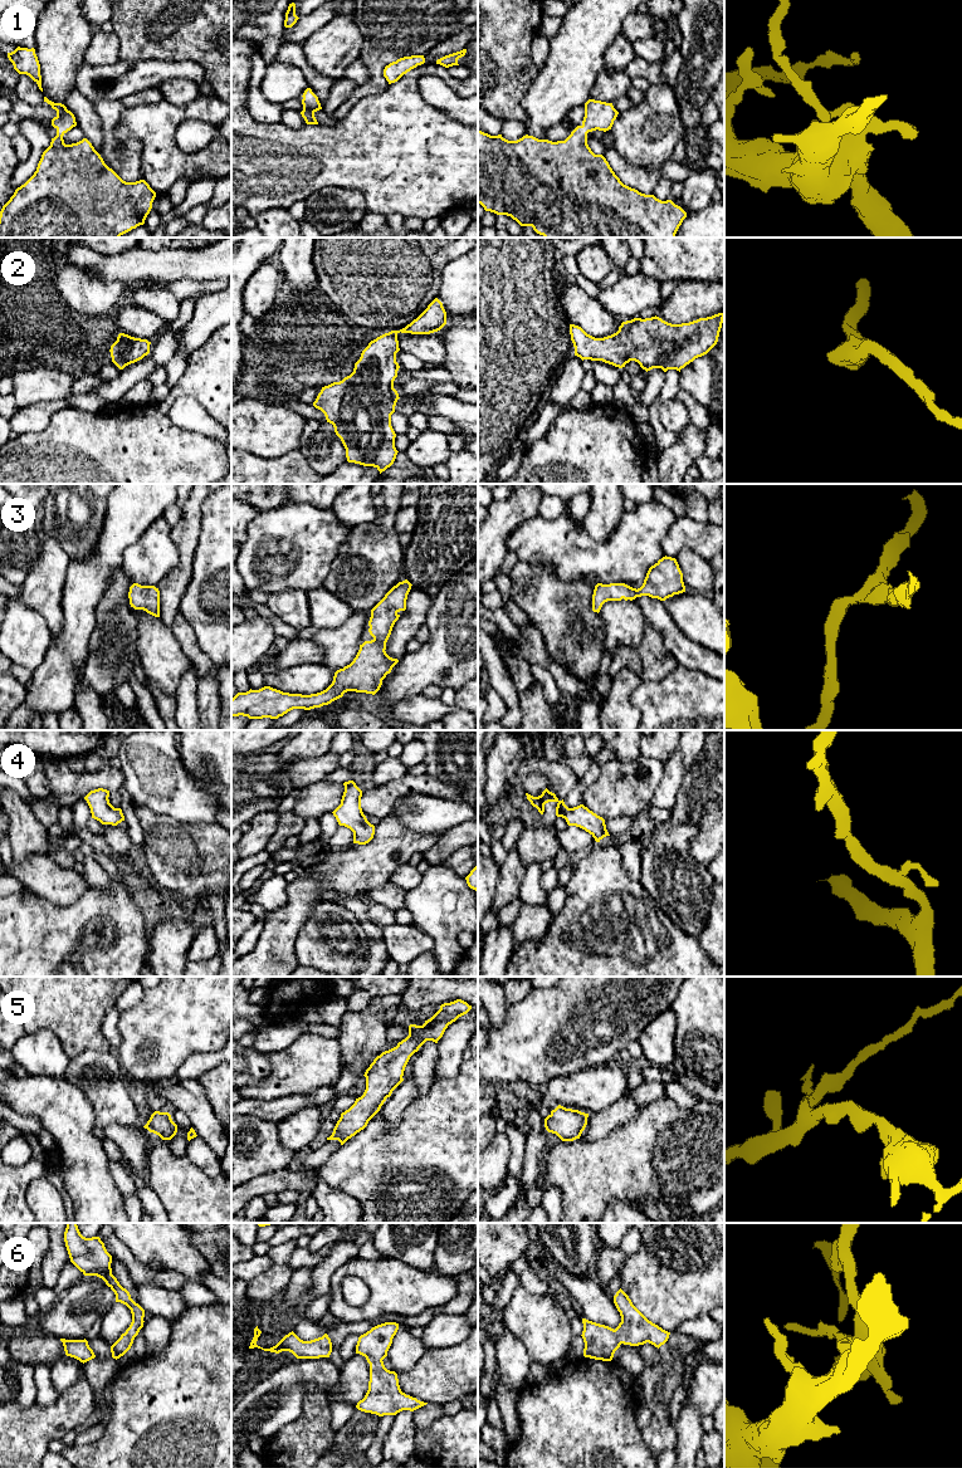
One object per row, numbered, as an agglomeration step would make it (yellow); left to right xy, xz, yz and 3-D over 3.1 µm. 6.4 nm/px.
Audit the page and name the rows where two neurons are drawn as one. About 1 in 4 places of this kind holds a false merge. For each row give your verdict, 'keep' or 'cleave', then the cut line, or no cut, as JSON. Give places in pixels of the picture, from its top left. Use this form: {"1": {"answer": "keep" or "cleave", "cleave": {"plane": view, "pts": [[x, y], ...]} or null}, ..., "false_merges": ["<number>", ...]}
{"1": {"answer": "keep", "cleave": null}, "2": {"answer": "keep", "cleave": null}, "3": {"answer": "keep", "cleave": null}, "4": {"answer": "keep", "cleave": null}, "5": {"answer": "keep", "cleave": null}, "6": {"answer": "keep", "cleave": null}, "false_merges": []}

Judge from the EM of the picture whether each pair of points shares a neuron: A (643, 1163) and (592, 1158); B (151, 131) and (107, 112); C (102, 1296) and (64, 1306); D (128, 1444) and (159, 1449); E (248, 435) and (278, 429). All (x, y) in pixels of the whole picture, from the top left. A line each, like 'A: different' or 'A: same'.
A: same
B: different
C: same
D: same
E: same

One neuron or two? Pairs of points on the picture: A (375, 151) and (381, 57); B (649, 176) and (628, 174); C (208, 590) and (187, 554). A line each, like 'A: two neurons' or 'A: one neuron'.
A: two neurons
B: one neuron
C: two neurons

